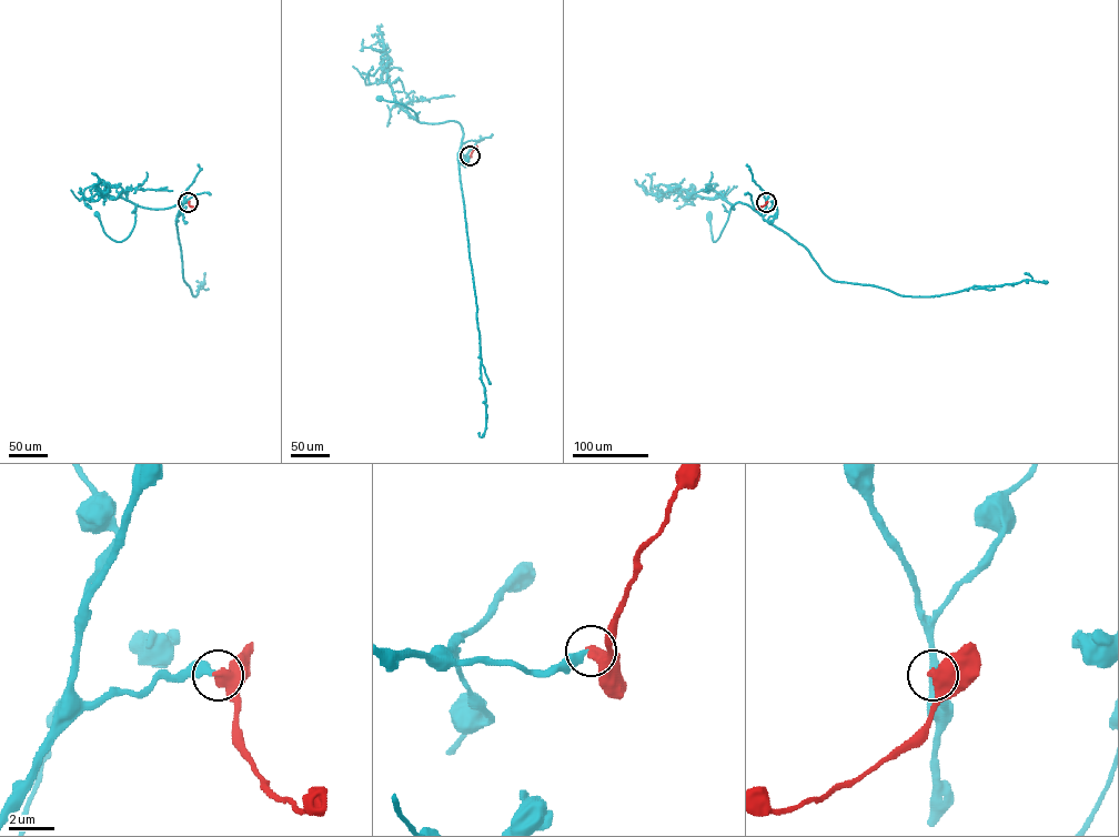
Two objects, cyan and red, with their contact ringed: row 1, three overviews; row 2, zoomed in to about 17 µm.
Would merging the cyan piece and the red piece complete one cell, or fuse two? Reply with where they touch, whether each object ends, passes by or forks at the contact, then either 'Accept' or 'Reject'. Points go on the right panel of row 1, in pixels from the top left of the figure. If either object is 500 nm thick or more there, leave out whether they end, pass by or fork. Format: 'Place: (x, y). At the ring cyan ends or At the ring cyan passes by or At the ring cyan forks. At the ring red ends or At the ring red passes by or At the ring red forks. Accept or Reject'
Place: (766, 202). Accept

